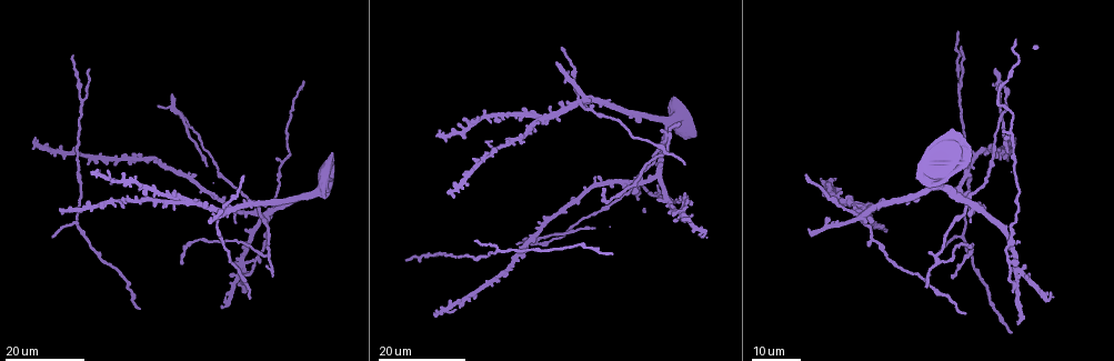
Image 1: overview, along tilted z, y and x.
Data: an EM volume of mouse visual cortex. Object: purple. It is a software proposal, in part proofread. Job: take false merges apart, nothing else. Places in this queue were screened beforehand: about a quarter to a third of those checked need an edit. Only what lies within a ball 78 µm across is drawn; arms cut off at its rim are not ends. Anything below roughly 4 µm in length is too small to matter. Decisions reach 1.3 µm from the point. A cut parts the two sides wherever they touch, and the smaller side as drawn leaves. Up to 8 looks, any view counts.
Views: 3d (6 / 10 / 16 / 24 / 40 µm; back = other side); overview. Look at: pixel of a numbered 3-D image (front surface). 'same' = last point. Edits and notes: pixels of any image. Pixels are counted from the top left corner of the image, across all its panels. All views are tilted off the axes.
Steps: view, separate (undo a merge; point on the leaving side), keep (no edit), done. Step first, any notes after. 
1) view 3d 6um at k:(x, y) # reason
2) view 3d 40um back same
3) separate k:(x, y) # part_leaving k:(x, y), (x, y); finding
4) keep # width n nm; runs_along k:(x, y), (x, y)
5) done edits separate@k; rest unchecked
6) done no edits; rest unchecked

view 3d 16um at 1:(966, 214)

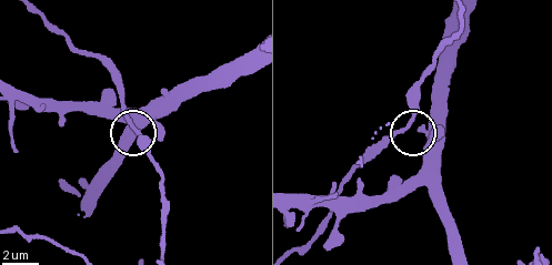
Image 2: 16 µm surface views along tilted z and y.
view 3d 6um at 2:(134, 130)

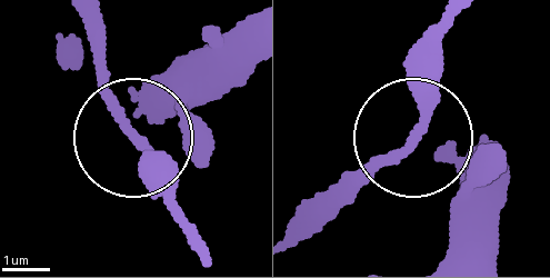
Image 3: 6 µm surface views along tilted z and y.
keep # width 190 nm; one cell here

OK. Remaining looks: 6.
view 3d 16um at 1:(268, 255) # branch point

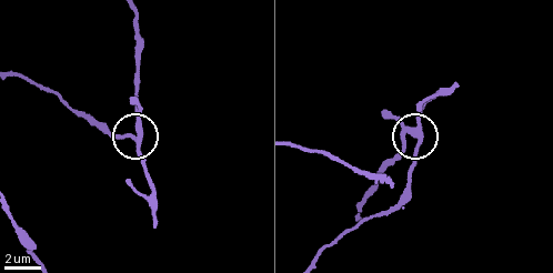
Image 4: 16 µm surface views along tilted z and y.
view 3d 6um at 4:(136, 142) # closer look

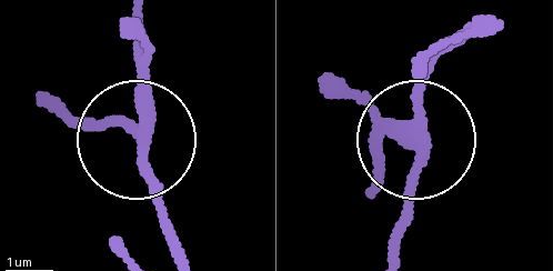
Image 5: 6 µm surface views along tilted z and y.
keep # width 270 nm; one cell here

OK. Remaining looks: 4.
view 3d 24um at 1:(81, 103) # three arms meet

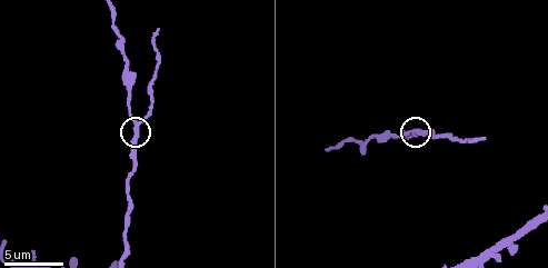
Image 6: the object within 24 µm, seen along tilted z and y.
view 3d 10um at 6:(415, 135) # zoom in

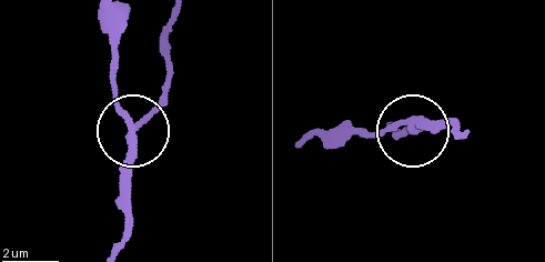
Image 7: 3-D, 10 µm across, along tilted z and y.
separate 7:(154, 112) # arms 3; part_leaving 7:(127, 139), (162, 92), (171, 14); a second cell is stuck on

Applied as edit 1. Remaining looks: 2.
done edits separate@7; rest unchecked

